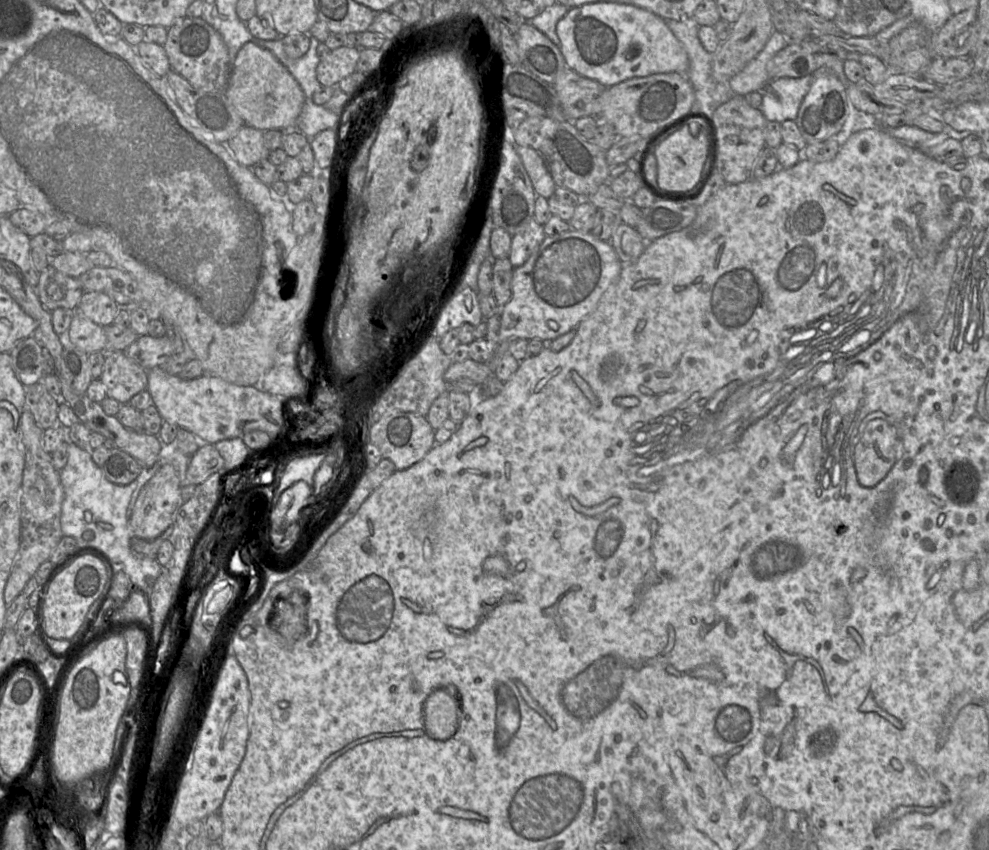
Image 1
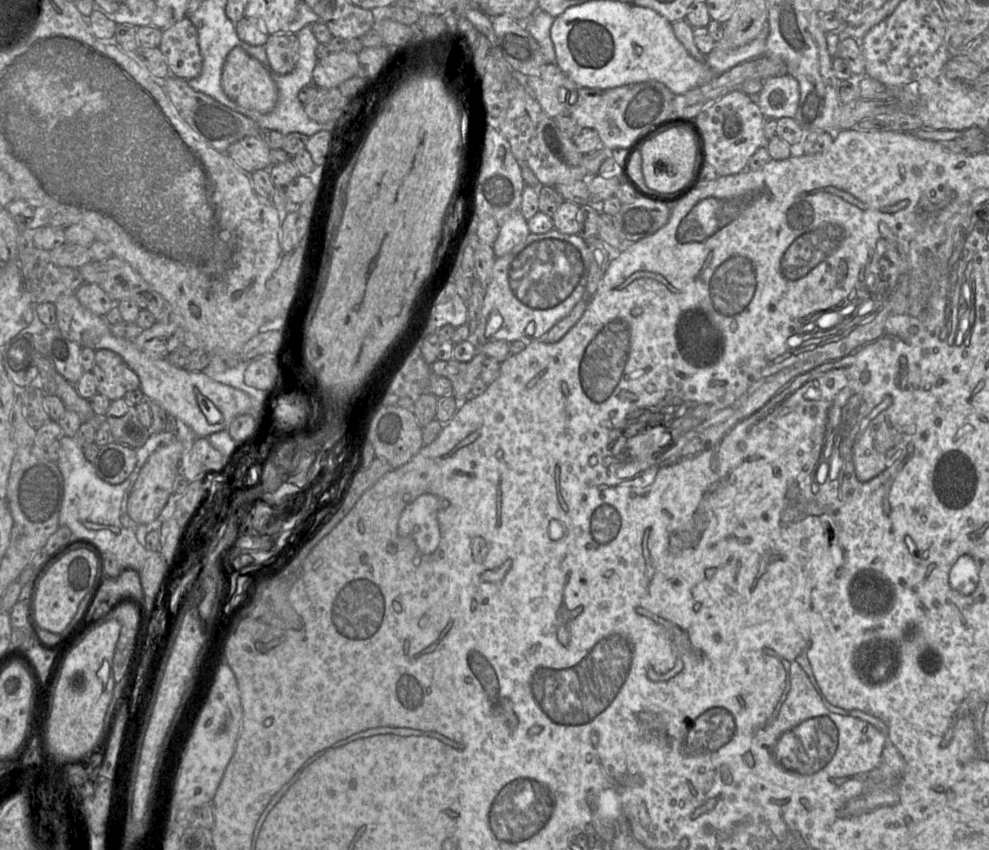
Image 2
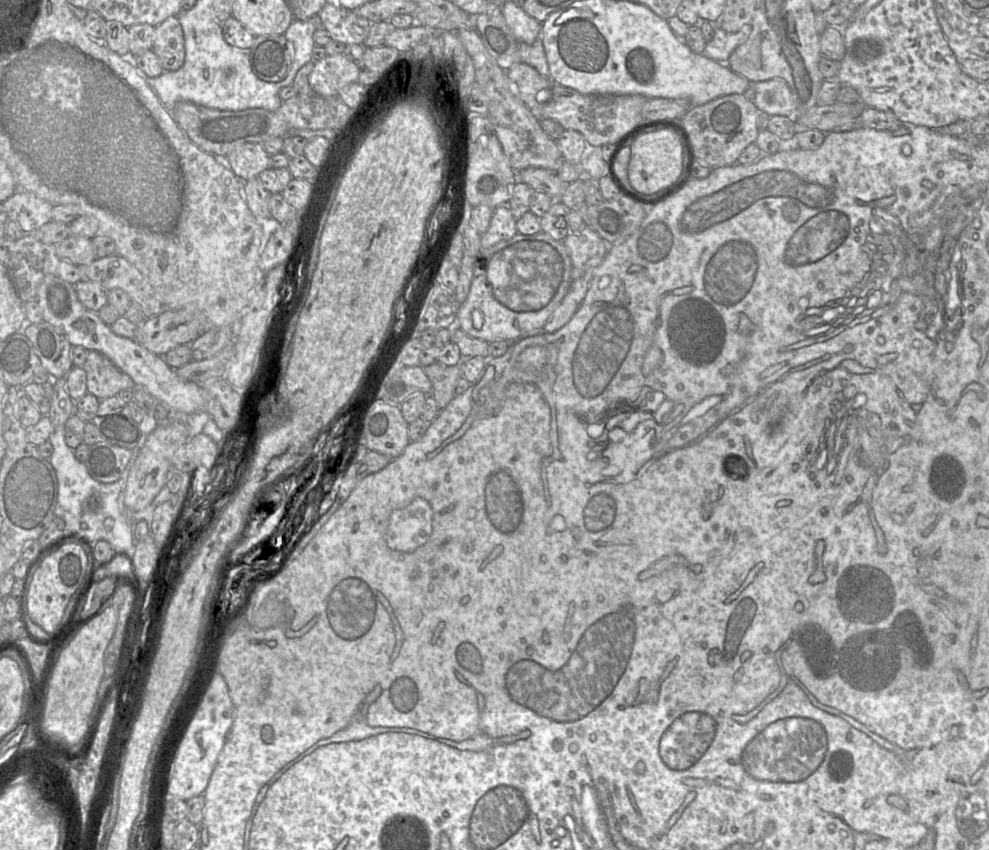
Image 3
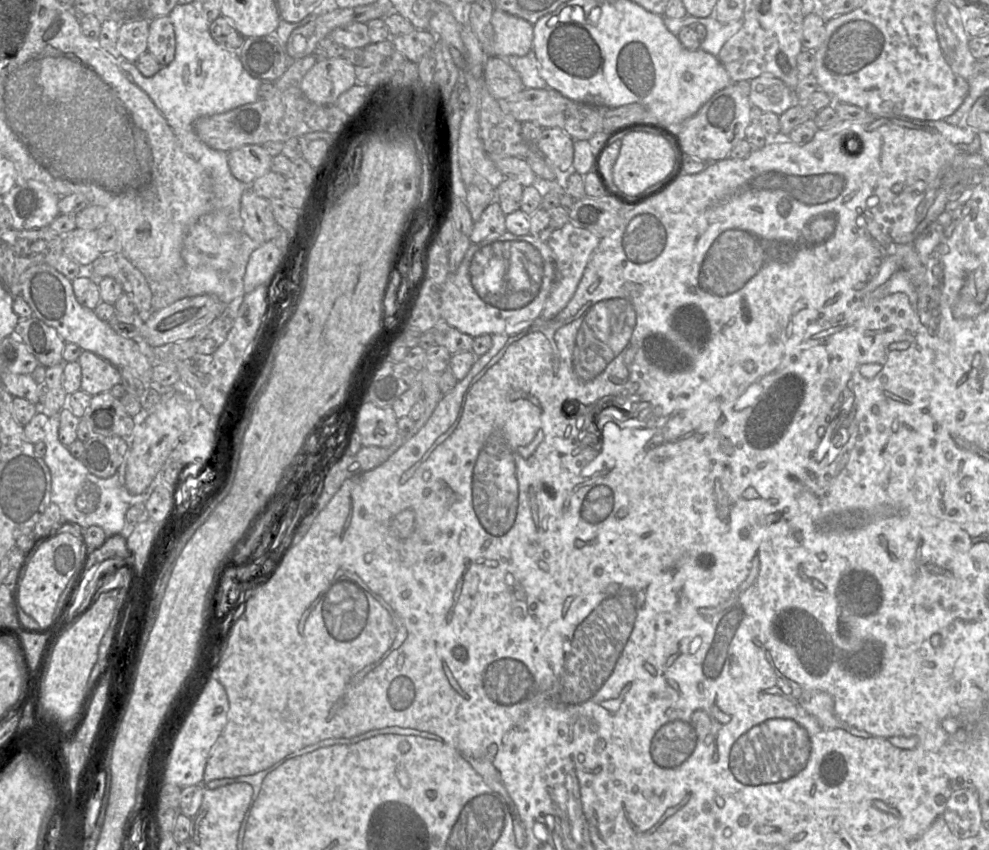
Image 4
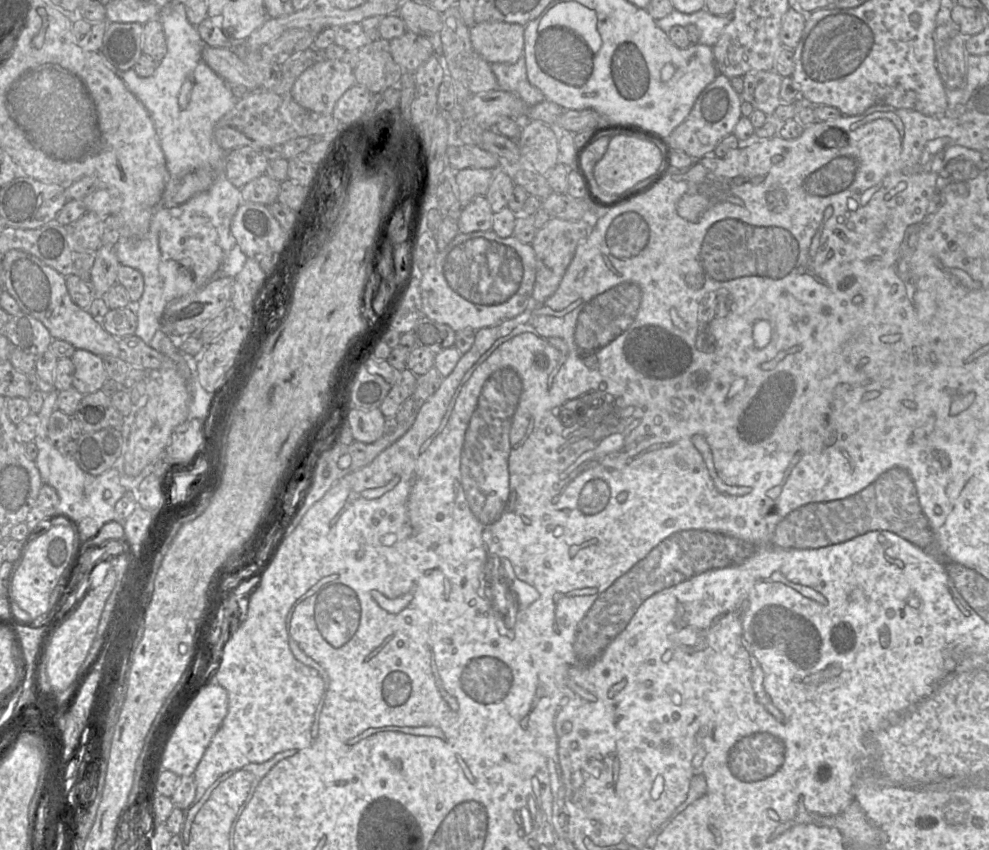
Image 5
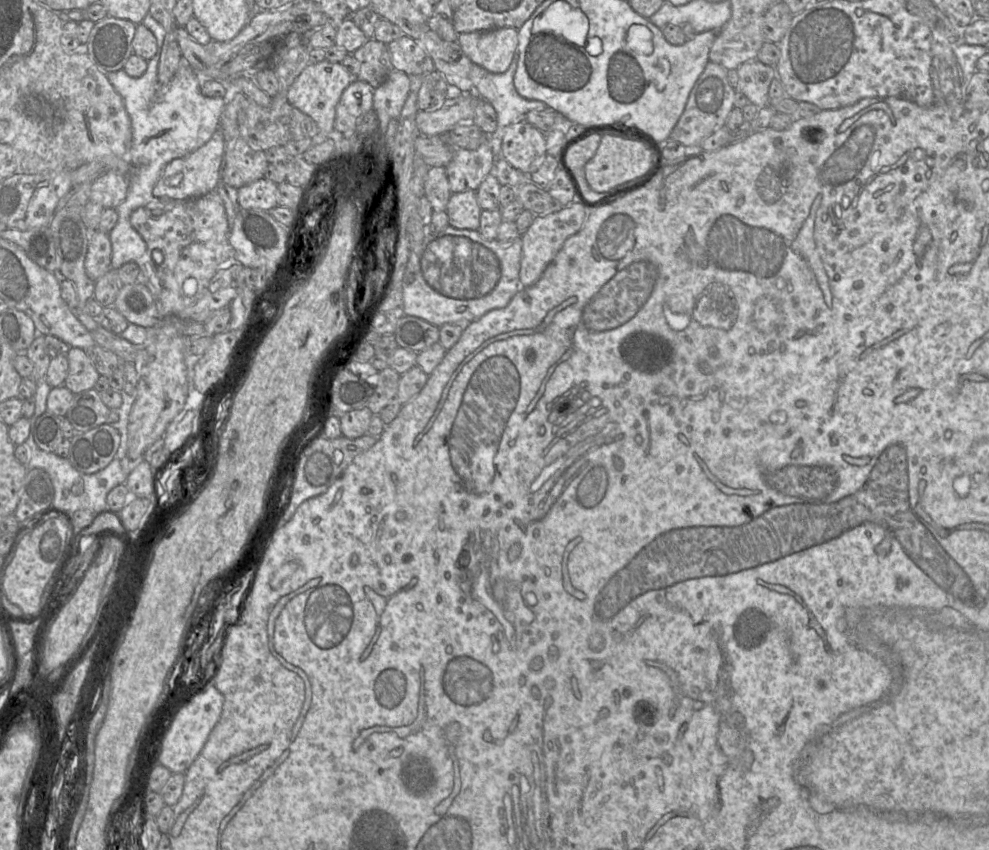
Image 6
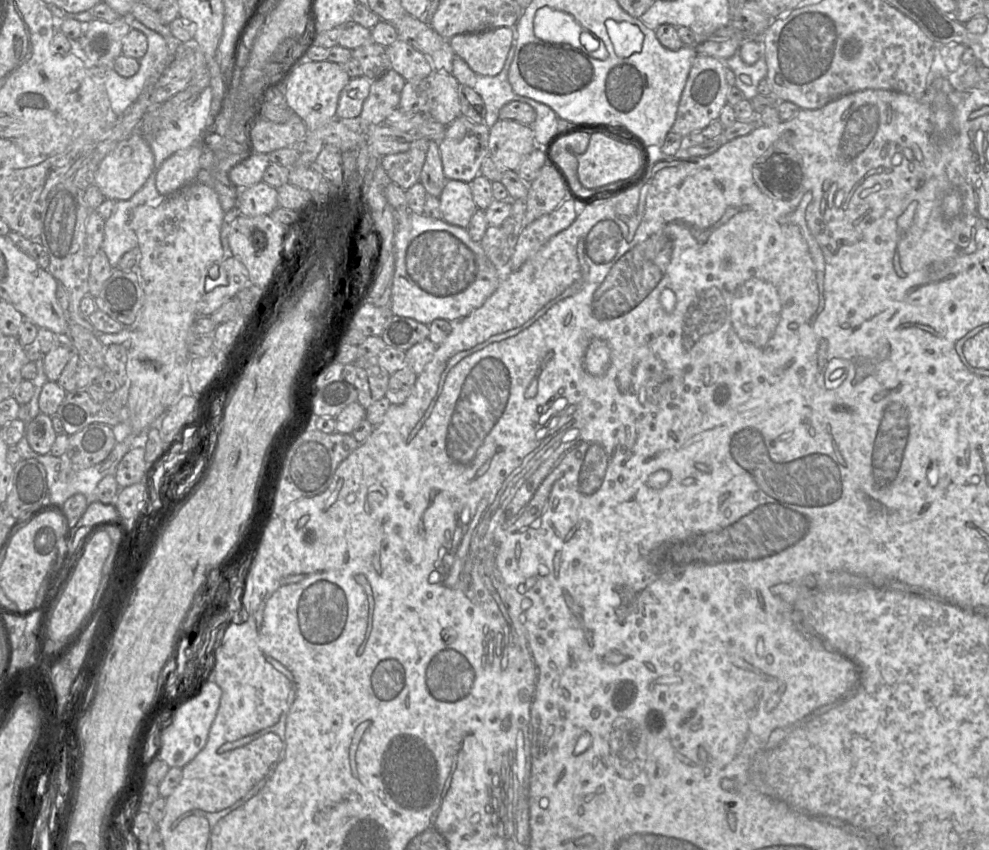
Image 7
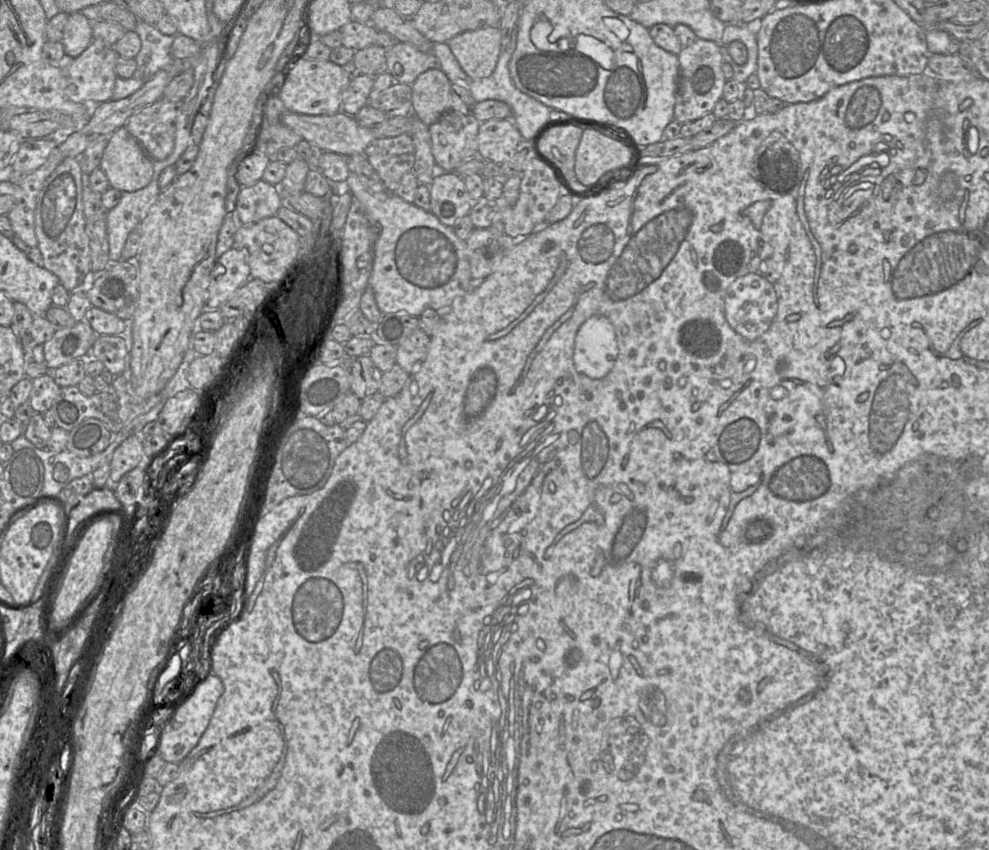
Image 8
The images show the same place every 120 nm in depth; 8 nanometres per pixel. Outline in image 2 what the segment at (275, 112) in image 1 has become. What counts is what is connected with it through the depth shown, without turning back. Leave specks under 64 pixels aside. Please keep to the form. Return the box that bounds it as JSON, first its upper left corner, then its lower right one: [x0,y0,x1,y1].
[221,47,278,113]

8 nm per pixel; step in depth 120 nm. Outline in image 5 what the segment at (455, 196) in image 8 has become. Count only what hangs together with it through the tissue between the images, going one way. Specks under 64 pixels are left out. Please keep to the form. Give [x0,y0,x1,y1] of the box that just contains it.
[457,195,493,233]

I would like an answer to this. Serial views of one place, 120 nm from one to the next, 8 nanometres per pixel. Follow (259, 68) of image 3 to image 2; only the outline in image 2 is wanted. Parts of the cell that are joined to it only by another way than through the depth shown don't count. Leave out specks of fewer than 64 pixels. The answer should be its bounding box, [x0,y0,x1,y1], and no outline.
[264,34,299,74]

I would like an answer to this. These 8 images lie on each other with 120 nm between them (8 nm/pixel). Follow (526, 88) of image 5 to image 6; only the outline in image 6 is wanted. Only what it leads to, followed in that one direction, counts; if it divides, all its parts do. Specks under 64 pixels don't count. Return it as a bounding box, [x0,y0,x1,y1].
[469,49,549,130]

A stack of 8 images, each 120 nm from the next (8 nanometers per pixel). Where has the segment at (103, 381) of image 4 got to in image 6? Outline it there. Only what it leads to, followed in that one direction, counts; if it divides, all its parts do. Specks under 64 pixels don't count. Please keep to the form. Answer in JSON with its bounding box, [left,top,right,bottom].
[63,347,100,394]

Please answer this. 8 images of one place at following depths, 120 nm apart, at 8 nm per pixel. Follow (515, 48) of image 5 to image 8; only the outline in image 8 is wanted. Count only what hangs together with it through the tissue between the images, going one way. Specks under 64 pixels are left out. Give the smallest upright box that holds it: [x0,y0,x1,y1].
[447,26,501,78]

